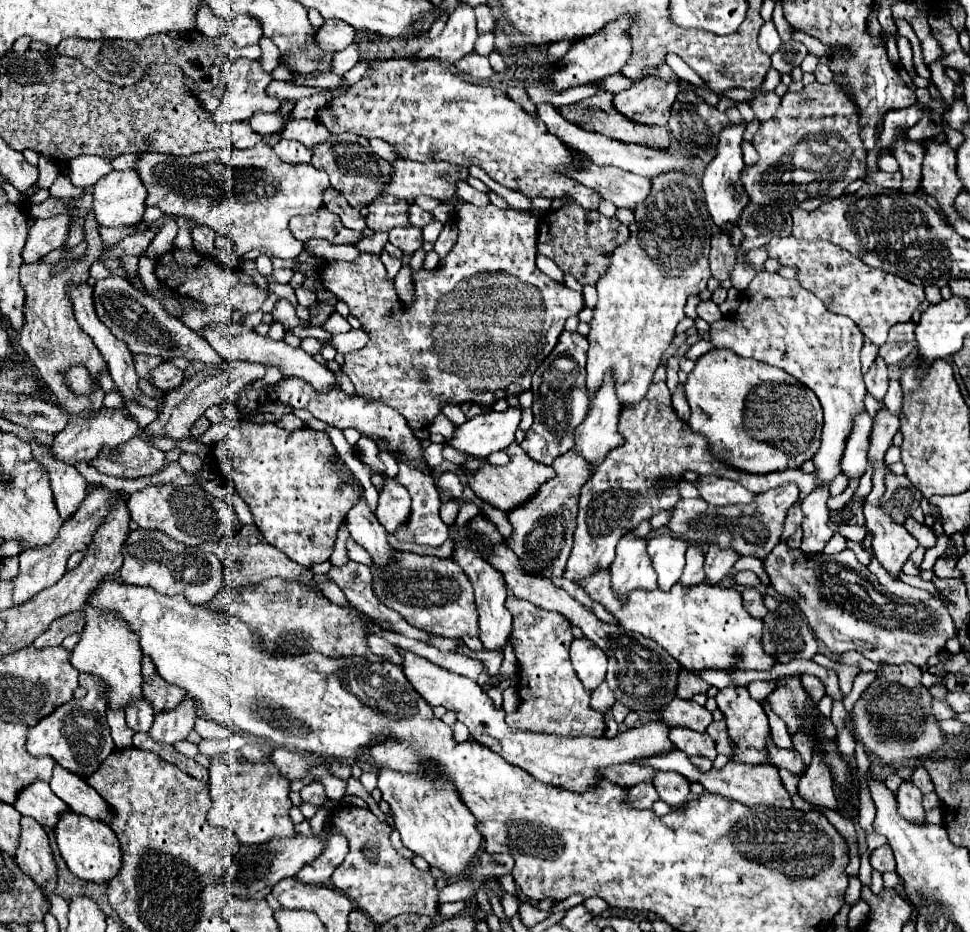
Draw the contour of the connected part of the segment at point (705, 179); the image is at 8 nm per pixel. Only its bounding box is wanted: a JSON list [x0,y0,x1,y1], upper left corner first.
[702,122,750,226]

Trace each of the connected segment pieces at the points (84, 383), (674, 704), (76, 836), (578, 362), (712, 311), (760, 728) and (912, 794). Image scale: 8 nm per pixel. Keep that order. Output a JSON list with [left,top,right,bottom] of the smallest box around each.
[[66,366,92,394],[660,698,714,732],[56,812,122,884],[522,330,588,464],[696,300,722,324],[716,686,770,764],[898,782,926,824]]

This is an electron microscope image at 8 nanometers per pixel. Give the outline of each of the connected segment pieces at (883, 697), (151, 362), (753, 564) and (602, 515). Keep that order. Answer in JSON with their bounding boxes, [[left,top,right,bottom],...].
[[852,664,948,766],[132,354,162,380],[734,557,770,586],[562,366,814,584]]

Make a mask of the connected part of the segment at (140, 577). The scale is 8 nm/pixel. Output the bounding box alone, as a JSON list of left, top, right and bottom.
[122,528,224,604]

